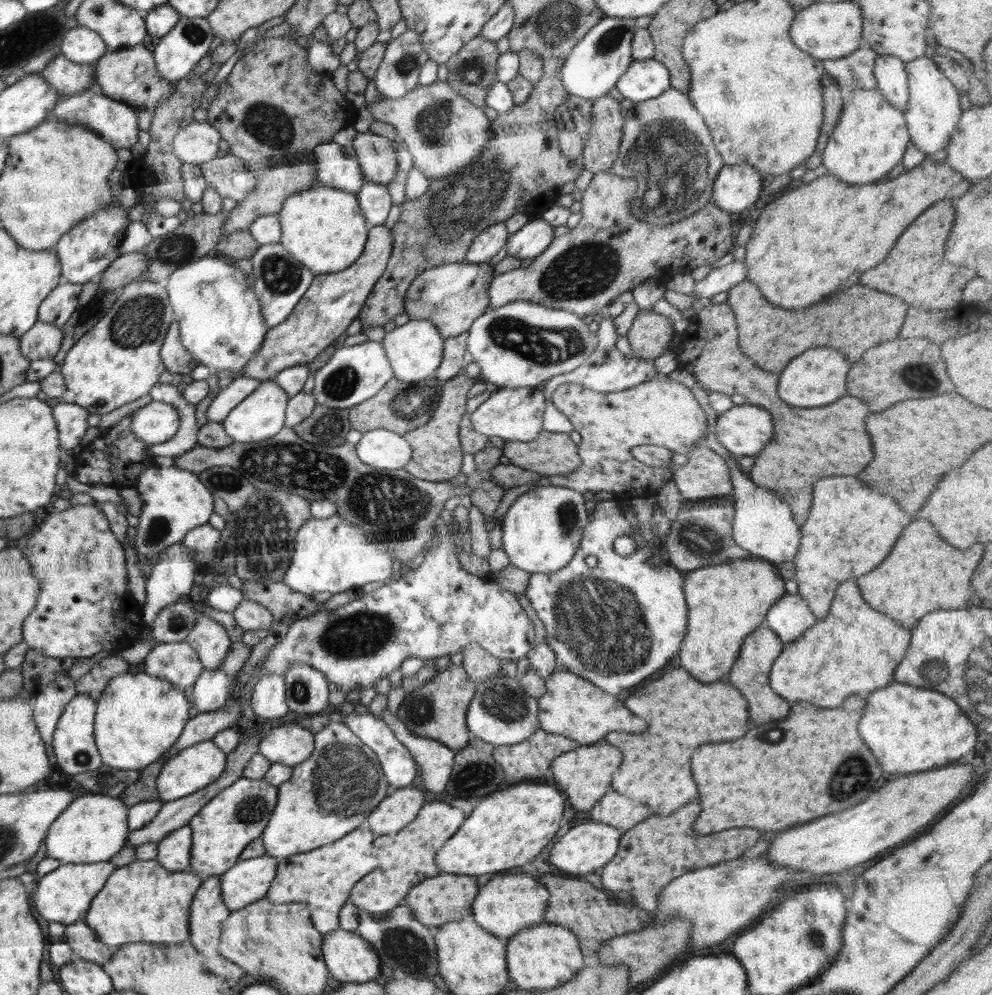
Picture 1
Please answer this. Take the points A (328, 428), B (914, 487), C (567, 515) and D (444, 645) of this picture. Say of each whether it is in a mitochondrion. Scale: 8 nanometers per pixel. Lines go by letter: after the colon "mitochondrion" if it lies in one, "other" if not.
A: mitochondrion
B: mitochondrion
C: mitochondrion
D: other

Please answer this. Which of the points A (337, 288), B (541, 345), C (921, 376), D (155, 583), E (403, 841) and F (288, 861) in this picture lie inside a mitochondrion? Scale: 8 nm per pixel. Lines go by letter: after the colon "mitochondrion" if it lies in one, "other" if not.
A: other
B: mitochondrion
C: mitochondrion
D: other
E: other
F: other

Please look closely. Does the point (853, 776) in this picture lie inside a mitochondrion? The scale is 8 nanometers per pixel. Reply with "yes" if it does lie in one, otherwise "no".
yes

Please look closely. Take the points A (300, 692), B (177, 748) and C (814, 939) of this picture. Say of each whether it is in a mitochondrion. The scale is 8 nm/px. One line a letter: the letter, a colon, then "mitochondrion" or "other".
A: mitochondrion
B: other
C: mitochondrion

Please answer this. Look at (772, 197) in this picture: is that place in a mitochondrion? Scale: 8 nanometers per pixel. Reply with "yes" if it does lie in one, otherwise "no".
no

